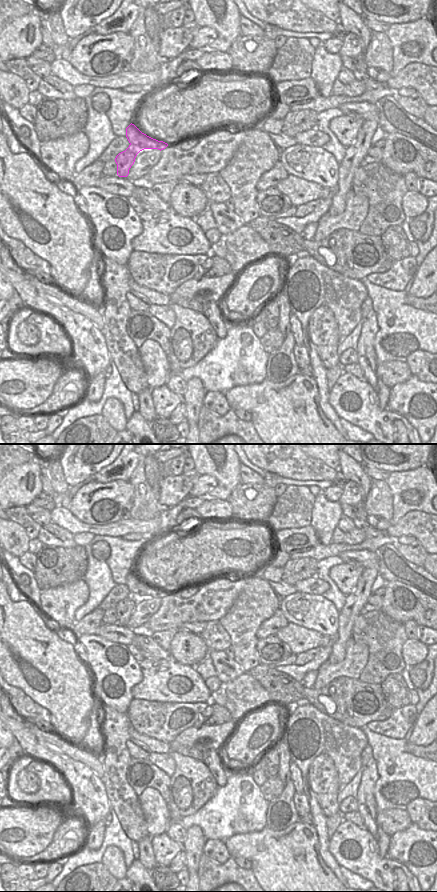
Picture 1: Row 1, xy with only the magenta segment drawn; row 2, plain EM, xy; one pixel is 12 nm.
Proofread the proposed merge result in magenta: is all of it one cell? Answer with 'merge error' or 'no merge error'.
merge error

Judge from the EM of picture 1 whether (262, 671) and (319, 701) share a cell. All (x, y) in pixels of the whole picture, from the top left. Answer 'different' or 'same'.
same

